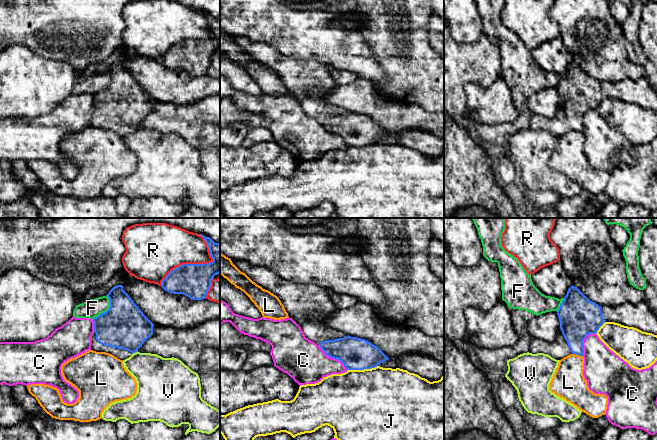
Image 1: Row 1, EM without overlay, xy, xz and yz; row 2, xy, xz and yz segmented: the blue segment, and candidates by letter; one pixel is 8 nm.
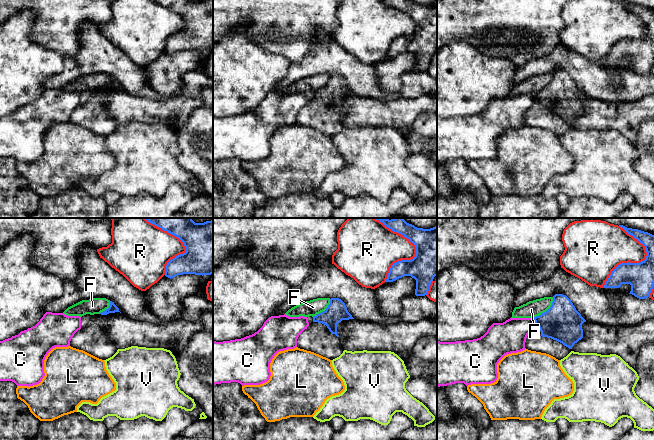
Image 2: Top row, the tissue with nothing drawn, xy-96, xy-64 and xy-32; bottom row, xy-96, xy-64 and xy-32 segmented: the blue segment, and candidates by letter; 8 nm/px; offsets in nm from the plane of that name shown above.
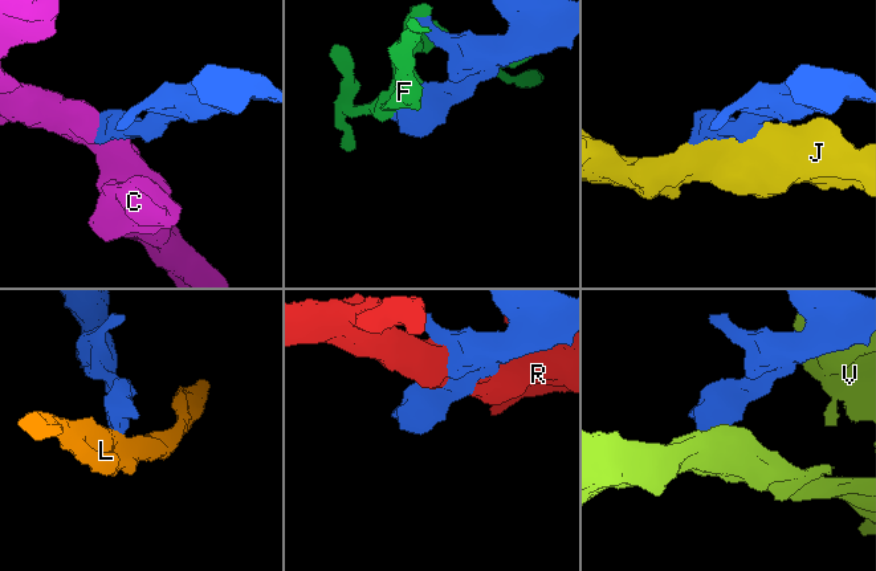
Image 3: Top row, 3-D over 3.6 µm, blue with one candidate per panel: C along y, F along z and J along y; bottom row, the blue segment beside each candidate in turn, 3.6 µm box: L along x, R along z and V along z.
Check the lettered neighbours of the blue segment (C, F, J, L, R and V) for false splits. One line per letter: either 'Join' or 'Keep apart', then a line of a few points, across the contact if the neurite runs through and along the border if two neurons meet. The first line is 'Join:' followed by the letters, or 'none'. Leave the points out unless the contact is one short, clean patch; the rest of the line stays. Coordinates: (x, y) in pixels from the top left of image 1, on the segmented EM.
Join: none
C: Keep apart
F: Keep apart
J: Keep apart
L: Keep apart. Line: yz (572, 353), (582, 356)
R: Keep apart
V: Keep apart. Line: xy (137, 351), (132, 354)

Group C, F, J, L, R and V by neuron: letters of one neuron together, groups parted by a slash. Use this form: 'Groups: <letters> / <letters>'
Groups: C / F / J / L / R / V

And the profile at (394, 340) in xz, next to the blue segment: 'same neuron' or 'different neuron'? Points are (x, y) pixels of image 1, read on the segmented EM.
different neuron

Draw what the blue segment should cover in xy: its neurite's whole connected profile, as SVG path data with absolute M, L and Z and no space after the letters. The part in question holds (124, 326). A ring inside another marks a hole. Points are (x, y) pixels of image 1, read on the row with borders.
M122 285L114 286L106 296L110 300L110 307L93 319L94 333L92 334L91 350L106 352L120 360L125 360L138 352L142 344L152 336L154 324L123 290Z

